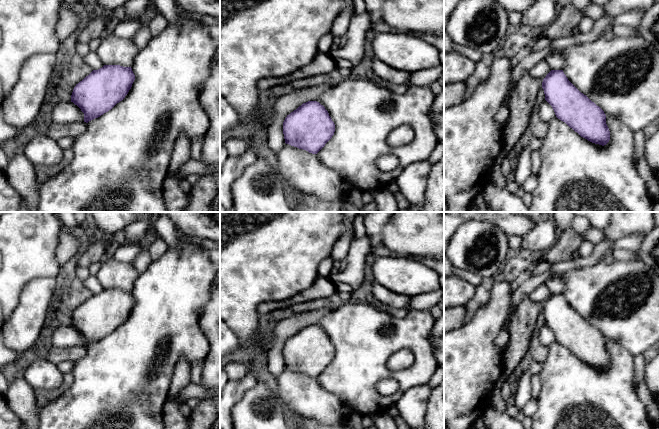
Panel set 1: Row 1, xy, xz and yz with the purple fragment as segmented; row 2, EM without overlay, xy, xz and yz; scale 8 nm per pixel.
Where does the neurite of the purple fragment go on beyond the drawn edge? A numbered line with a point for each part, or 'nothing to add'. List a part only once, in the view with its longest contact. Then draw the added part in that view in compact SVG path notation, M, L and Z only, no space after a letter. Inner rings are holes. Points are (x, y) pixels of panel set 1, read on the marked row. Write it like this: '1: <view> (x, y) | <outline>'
nothing to add

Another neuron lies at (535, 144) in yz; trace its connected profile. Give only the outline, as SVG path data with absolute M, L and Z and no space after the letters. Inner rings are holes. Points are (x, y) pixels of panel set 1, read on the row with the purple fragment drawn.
M532 136L529 143L531 151L539 151L541 146L542 146L542 139Z

